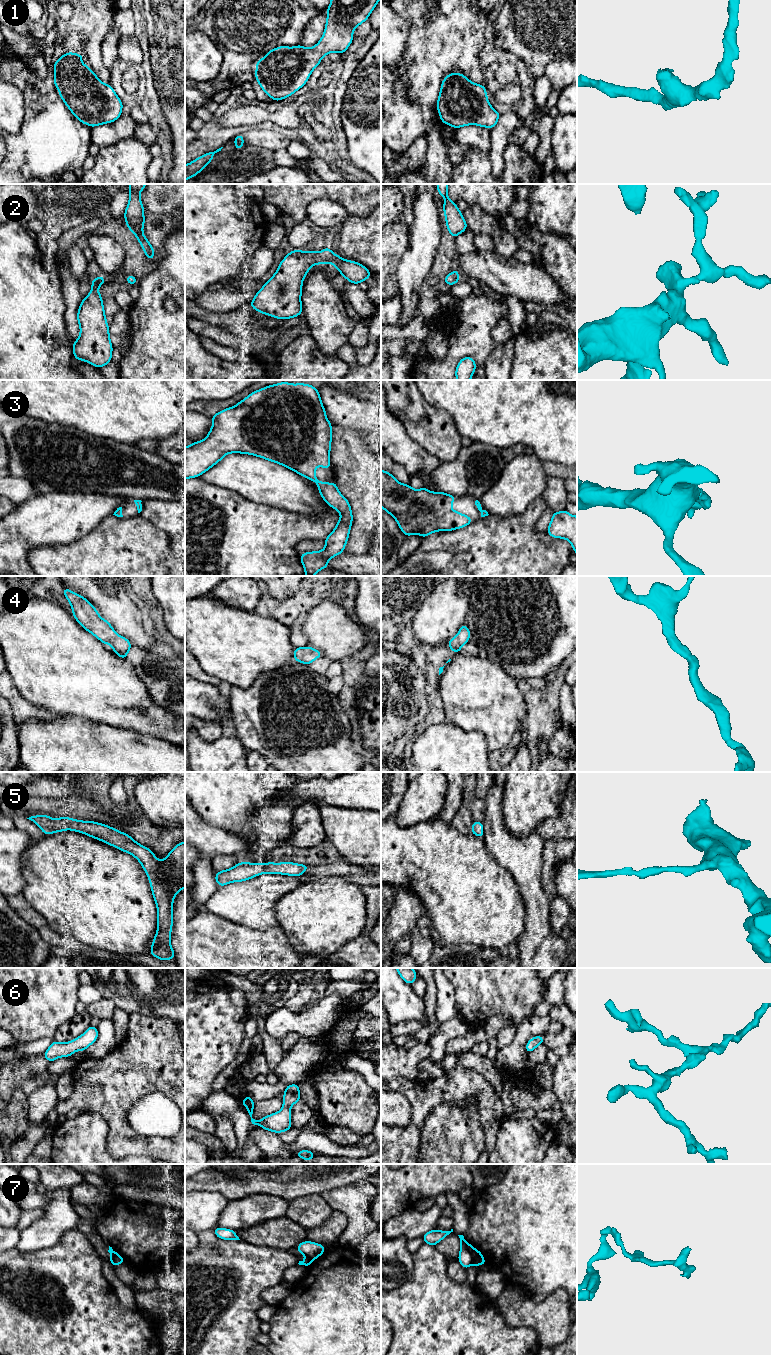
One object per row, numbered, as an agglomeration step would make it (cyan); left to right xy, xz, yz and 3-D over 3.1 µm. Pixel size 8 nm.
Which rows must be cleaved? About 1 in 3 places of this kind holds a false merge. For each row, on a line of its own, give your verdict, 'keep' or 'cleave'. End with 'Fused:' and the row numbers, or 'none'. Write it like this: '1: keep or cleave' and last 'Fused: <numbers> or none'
1: keep
2: keep
3: keep
4: keep
5: keep
6: keep
7: cleave
Fused: 7

